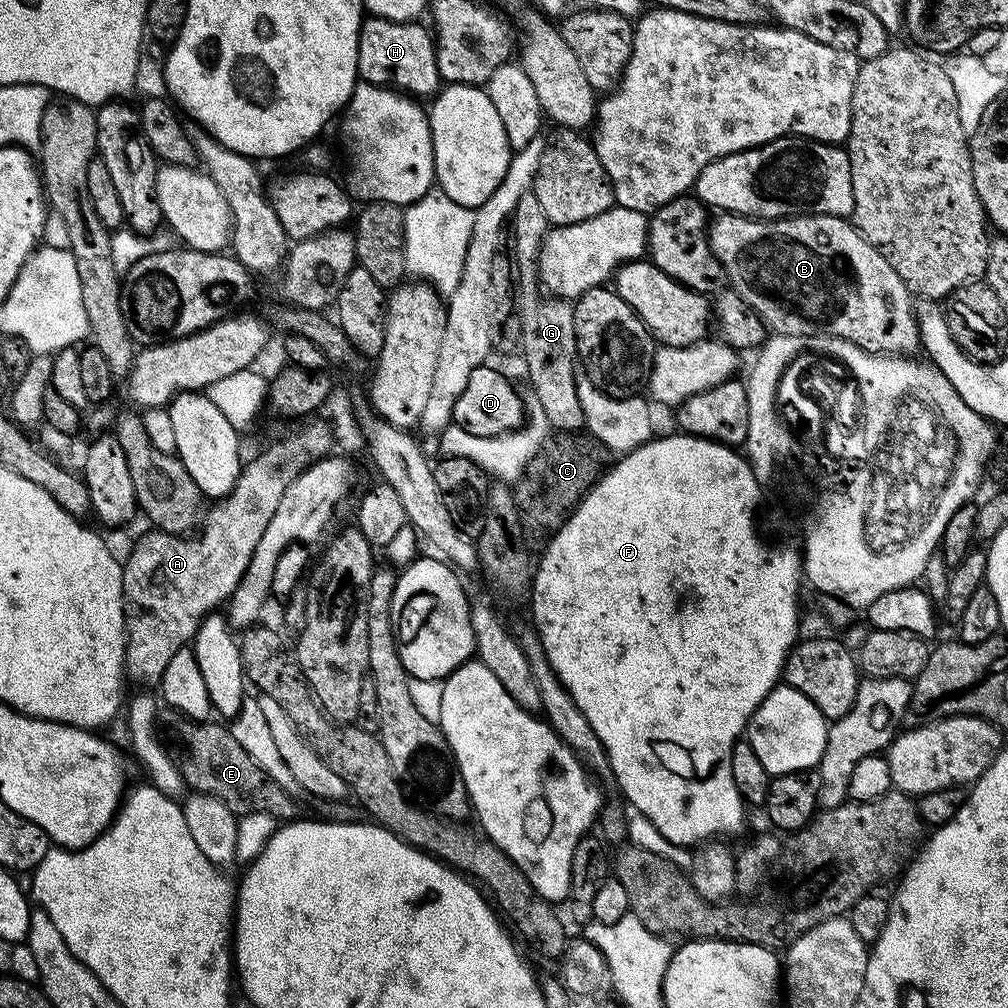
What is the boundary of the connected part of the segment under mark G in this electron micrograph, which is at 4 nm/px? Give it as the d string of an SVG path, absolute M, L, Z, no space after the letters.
M530 191L526 194L522 194L522 198L518 198L518 206L514 206L510 221L510 240L512 236L512 244L516 247L516 260L514 256L514 272L516 268L516 280L520 283L520 340L518 336L518 344L521 344L521 346L524 347L524 368L528 371L529 382L532 383L531 395L538 402L538 406L542 406L542 410L546 414L549 425L551 425L556 432L579 432L585 427L585 423L584 415L582 414L582 406L581 403L578 402L578 386L576 385L578 379L578 358L576 355L576 339L574 338L574 314L572 313L572 304L569 303L567 299L561 298L555 294L545 294L542 291L541 285L538 283L538 261L540 258L540 247L546 238L549 227L550 225L548 219L546 218L546 214L542 211L542 206L538 203L538 198L534 195L534 193Z

